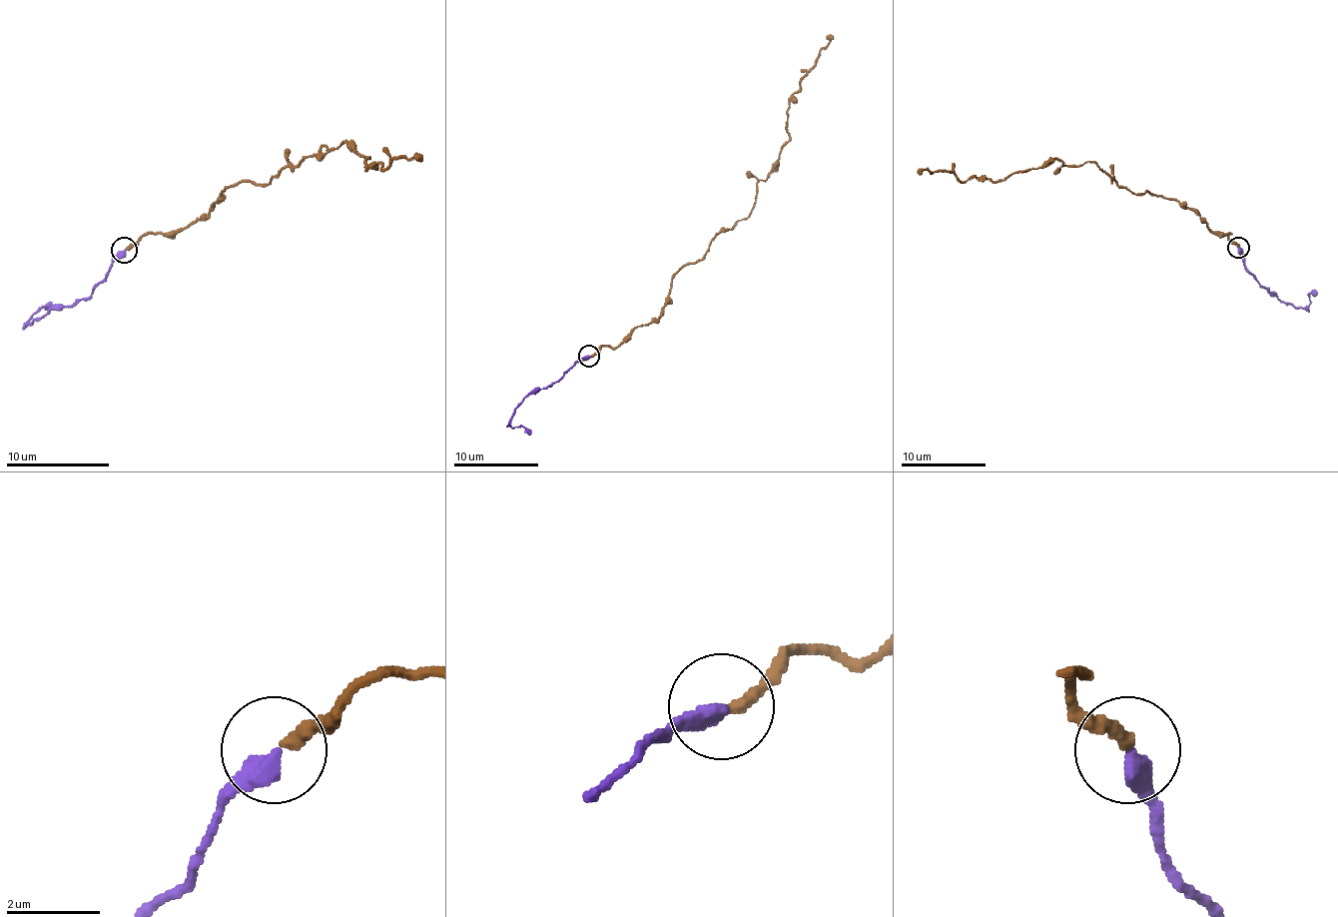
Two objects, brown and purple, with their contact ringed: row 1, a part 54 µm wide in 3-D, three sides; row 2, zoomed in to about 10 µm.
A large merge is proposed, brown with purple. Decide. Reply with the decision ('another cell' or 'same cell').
another cell

